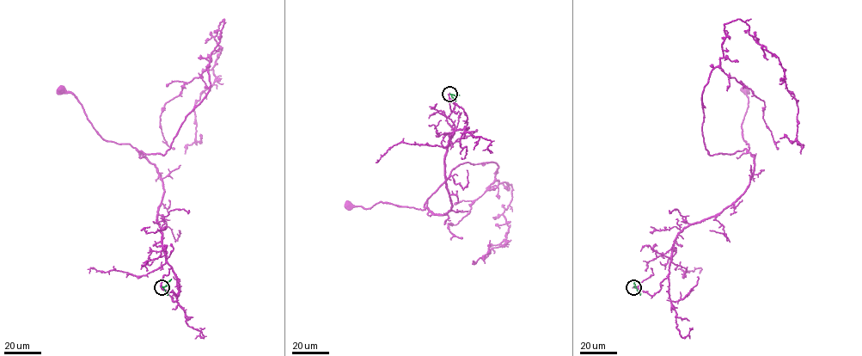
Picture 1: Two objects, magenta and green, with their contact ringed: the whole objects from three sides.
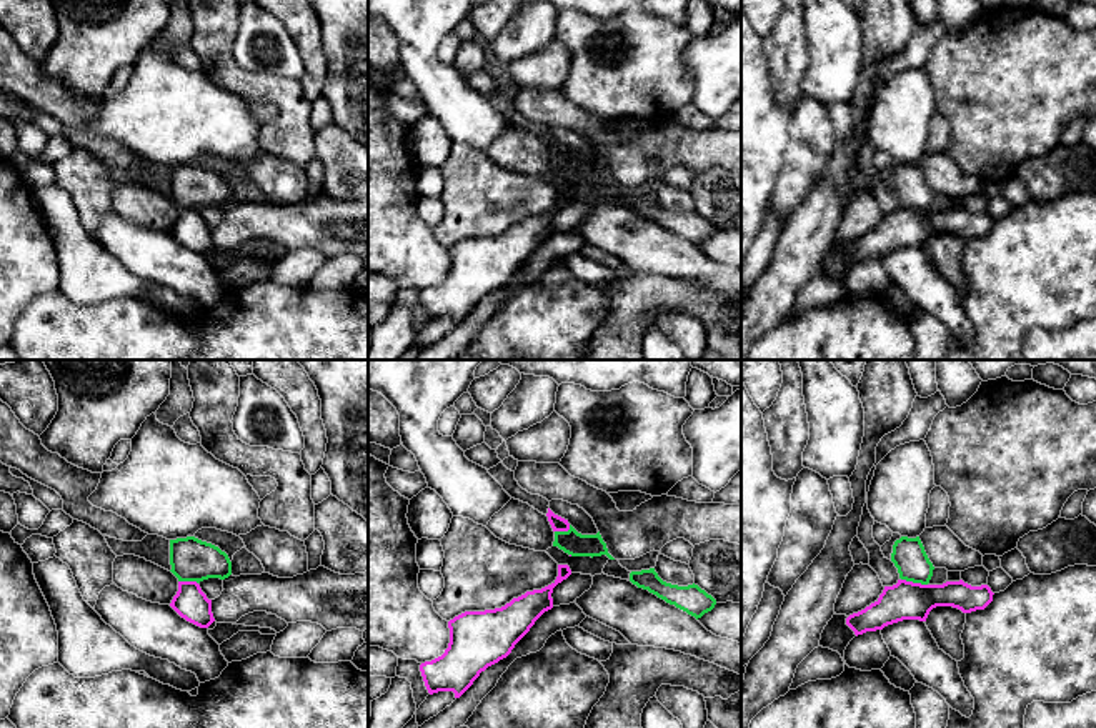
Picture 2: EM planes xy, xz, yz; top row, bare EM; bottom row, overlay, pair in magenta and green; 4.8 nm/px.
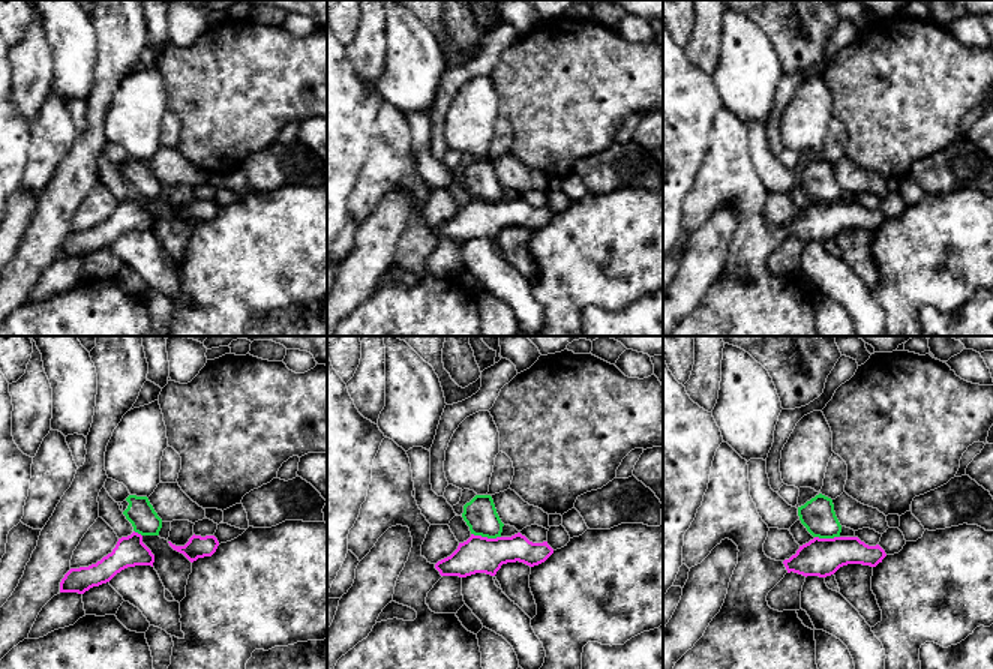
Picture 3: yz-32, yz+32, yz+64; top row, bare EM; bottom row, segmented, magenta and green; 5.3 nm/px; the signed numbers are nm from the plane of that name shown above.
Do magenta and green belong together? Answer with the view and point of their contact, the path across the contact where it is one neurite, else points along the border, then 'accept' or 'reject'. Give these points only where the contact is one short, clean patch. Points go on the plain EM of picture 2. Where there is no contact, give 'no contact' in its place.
meets magenta in yz at (915, 210); border along yz (901, 205), (926, 212); reject

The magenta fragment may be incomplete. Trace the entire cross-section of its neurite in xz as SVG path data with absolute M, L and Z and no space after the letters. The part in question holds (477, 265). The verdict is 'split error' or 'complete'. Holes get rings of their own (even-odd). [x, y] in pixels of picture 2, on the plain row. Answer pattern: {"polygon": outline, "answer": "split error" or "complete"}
{"polygon": "M558 192L551 212L526 218L501 235L465 238L450 247L448 275L420 292L428 320L453 318L460 325L481 298L506 285L535 248L553 235L553 215L570 202L568 192Z", "answer": "complete"}

